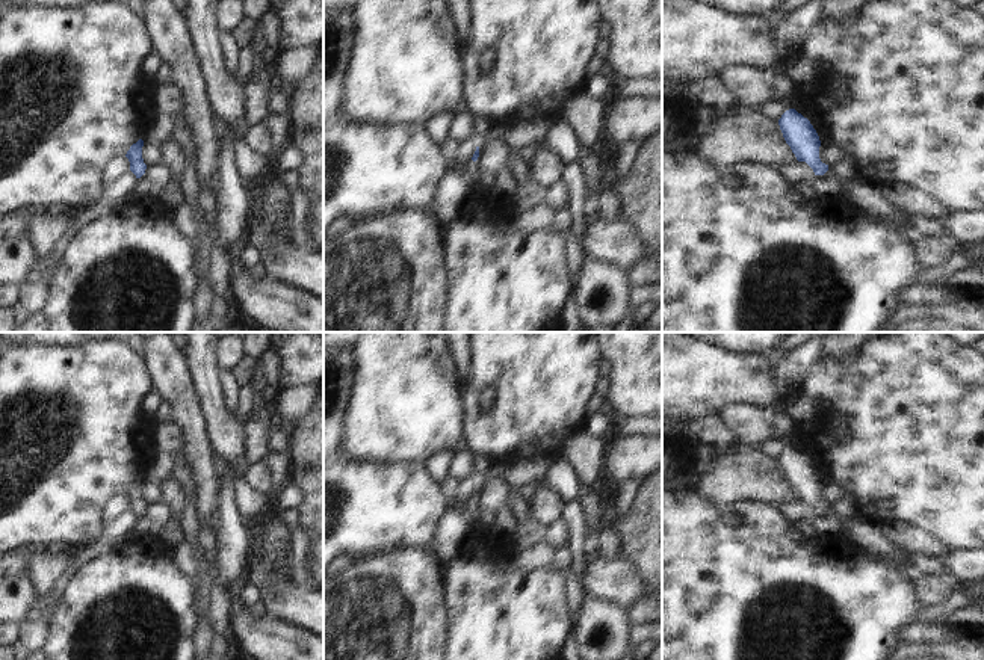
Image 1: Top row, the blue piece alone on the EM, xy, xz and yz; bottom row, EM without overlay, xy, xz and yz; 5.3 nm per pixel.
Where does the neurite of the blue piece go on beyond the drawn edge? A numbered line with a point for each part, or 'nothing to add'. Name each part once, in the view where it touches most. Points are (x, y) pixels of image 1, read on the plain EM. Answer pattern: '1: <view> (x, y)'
nothing to add

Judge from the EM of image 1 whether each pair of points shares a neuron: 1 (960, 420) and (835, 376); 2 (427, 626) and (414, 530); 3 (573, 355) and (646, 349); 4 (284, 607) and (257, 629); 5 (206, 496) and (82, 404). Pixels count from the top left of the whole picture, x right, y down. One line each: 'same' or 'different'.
1: same
2: different
3: different
4: different
5: different

